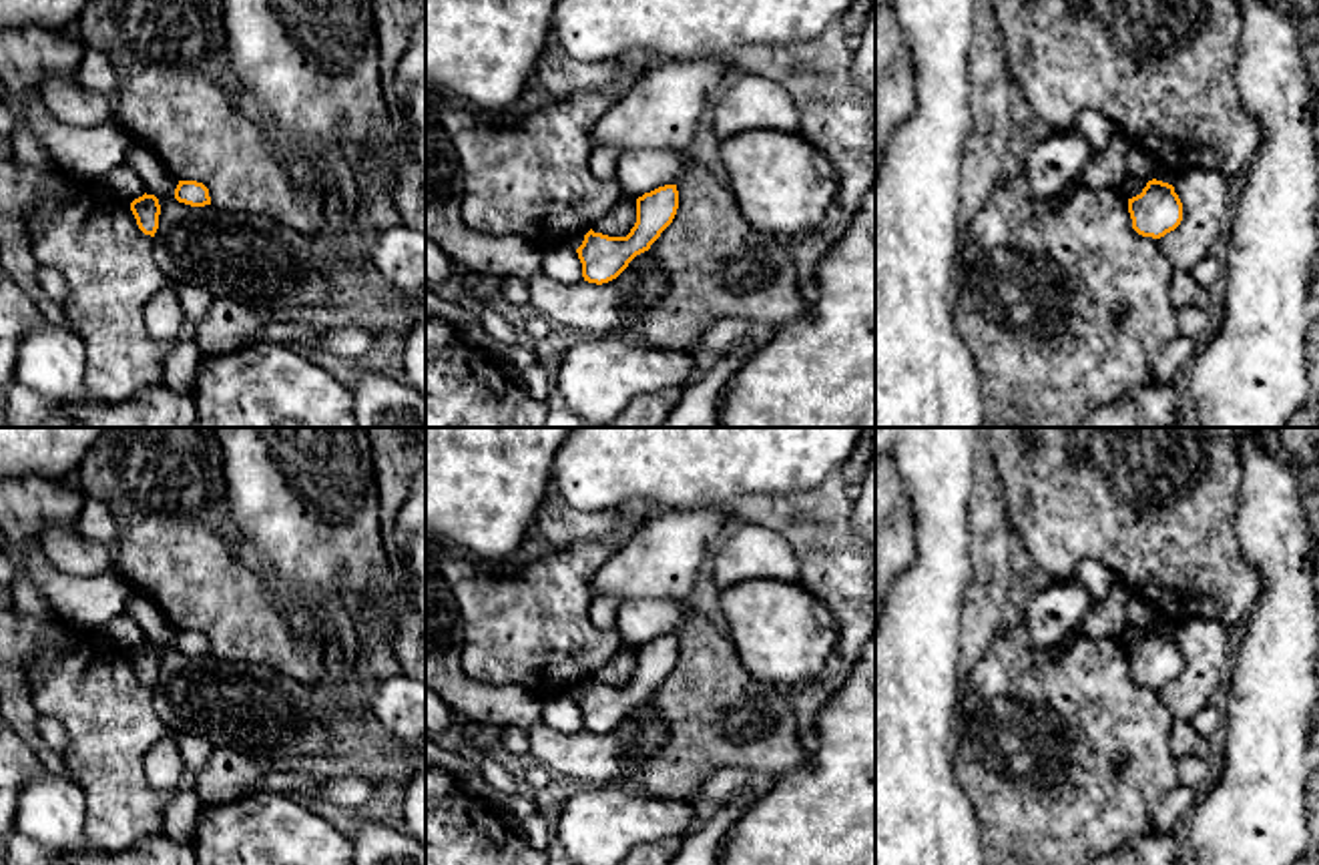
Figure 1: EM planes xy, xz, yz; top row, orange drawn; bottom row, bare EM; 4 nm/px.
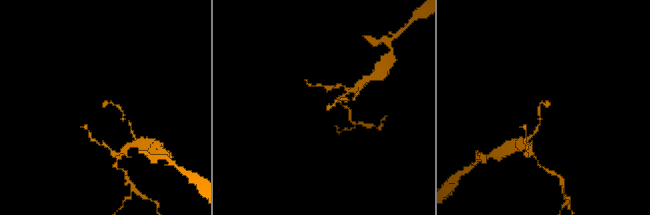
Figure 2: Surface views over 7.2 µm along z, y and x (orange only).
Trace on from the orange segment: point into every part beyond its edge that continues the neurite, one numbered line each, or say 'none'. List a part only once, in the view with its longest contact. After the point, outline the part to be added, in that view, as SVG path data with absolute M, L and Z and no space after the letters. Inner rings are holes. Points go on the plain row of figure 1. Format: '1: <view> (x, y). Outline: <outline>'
none

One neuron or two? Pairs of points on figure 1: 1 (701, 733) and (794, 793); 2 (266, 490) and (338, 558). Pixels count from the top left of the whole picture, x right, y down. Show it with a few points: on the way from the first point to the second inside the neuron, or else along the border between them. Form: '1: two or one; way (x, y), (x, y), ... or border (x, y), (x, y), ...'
1: two; border (810, 755), (798, 767), (777, 777)
2: one; way (284, 504), (320, 540)

